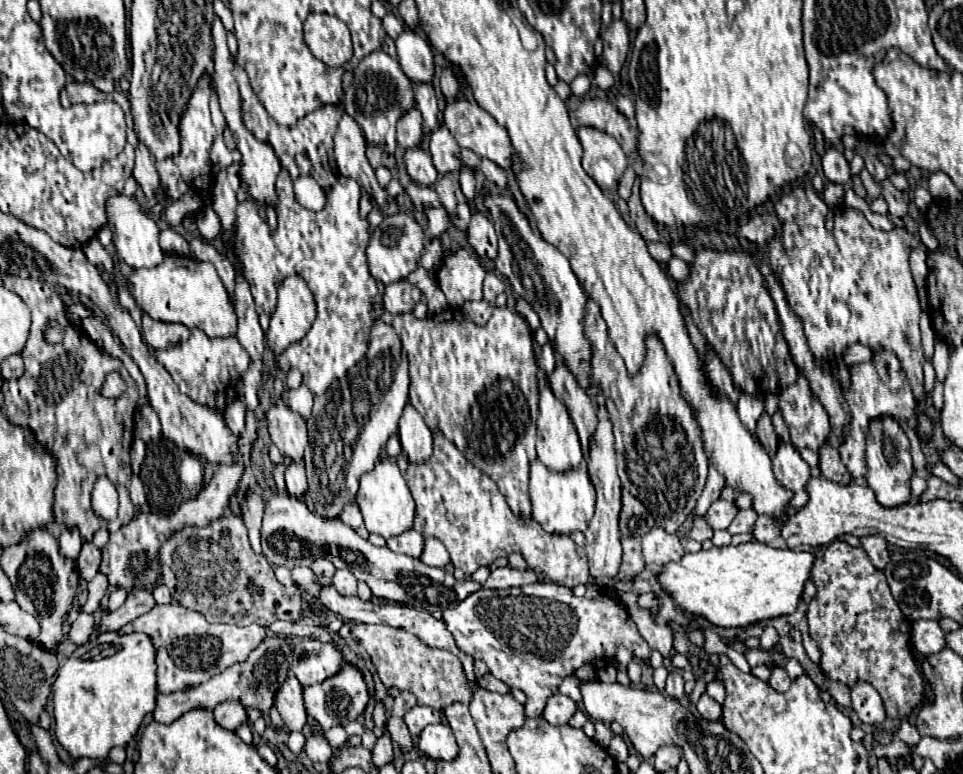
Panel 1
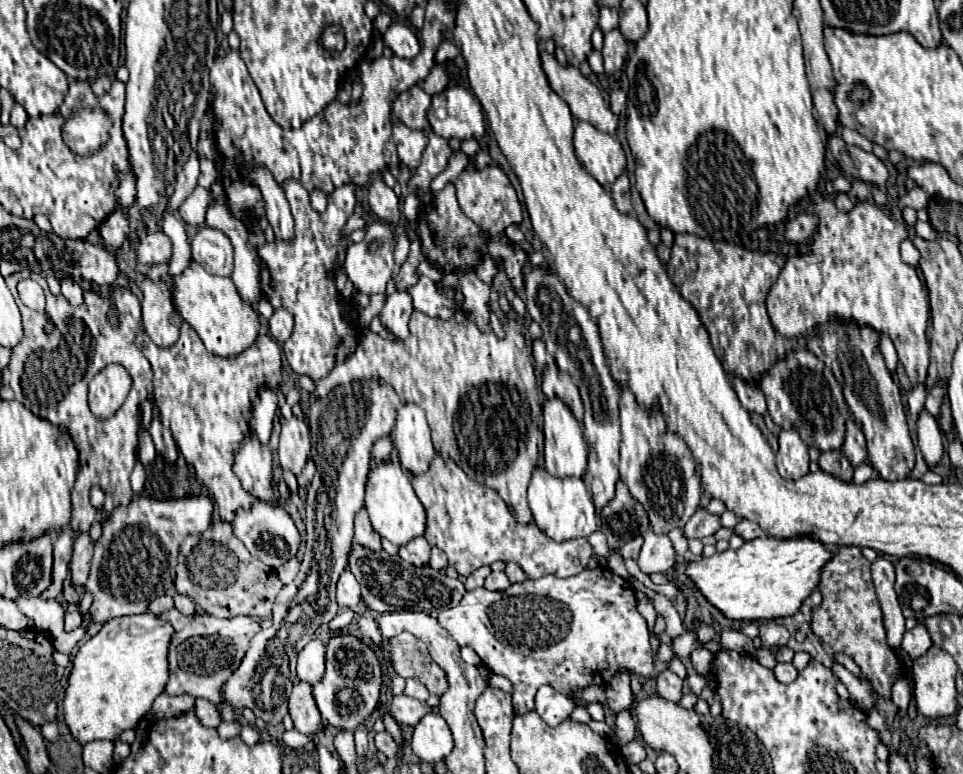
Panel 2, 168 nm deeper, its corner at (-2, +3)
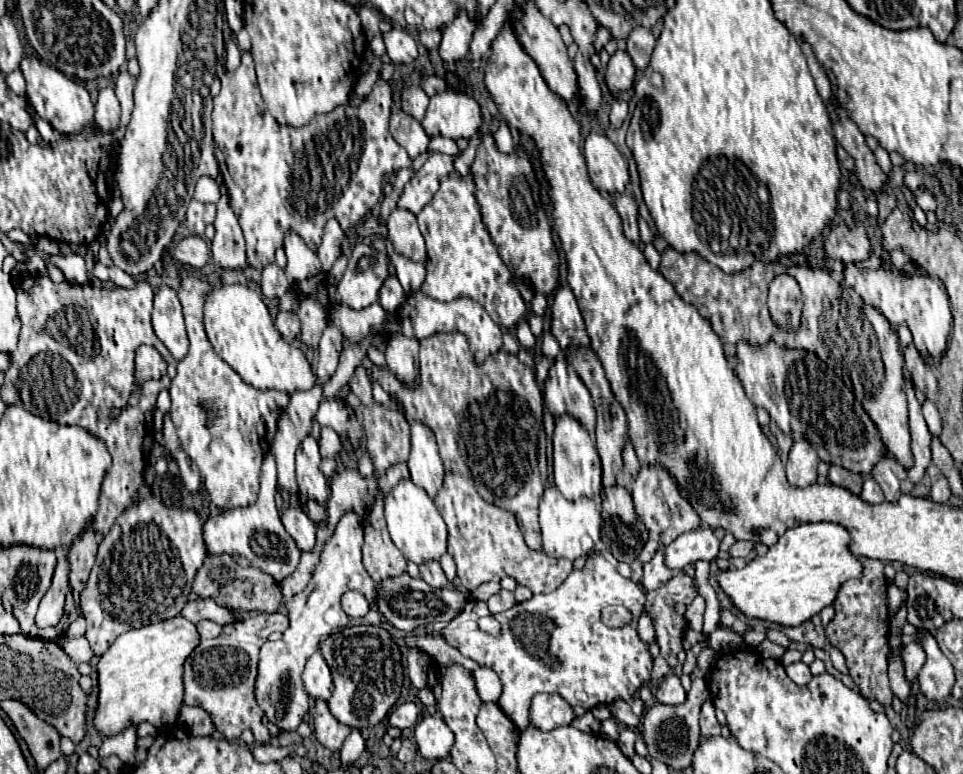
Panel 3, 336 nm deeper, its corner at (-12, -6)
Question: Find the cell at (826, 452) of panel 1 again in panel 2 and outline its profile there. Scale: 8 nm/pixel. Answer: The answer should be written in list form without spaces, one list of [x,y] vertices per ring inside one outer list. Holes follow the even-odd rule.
[[[839,449],[821,453],[821,457],[819,457],[819,467],[821,467],[825,473],[831,473],[831,475],[843,479],[843,481],[851,481],[851,479],[853,479],[853,467],[851,467],[851,463],[847,461],[847,457],[845,457]]]

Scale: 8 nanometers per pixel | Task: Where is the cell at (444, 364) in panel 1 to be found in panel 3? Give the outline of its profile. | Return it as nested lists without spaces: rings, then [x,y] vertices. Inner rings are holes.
[[[433,334],[421,340],[419,360],[419,382],[413,390],[407,390],[395,376],[391,376],[387,368],[373,366],[373,380],[379,382],[385,392],[397,396],[413,420],[429,426],[435,432],[445,470],[471,478],[483,500],[503,510],[509,510],[517,518],[527,546],[531,550],[541,550],[537,504],[548,482],[545,458],[547,438],[543,430],[543,396],[535,382],[533,370],[519,362],[517,356],[507,354],[505,350],[491,354],[483,364],[475,364],[471,360],[467,338],[463,334]]]

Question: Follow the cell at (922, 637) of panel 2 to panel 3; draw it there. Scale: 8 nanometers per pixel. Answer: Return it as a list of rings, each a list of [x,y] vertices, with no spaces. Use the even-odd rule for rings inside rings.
[[[911,642],[909,646],[903,648],[901,652],[901,658],[903,658],[903,664],[905,664],[905,678],[909,682],[913,682],[925,662],[925,652],[921,650],[921,646],[917,642]]]

